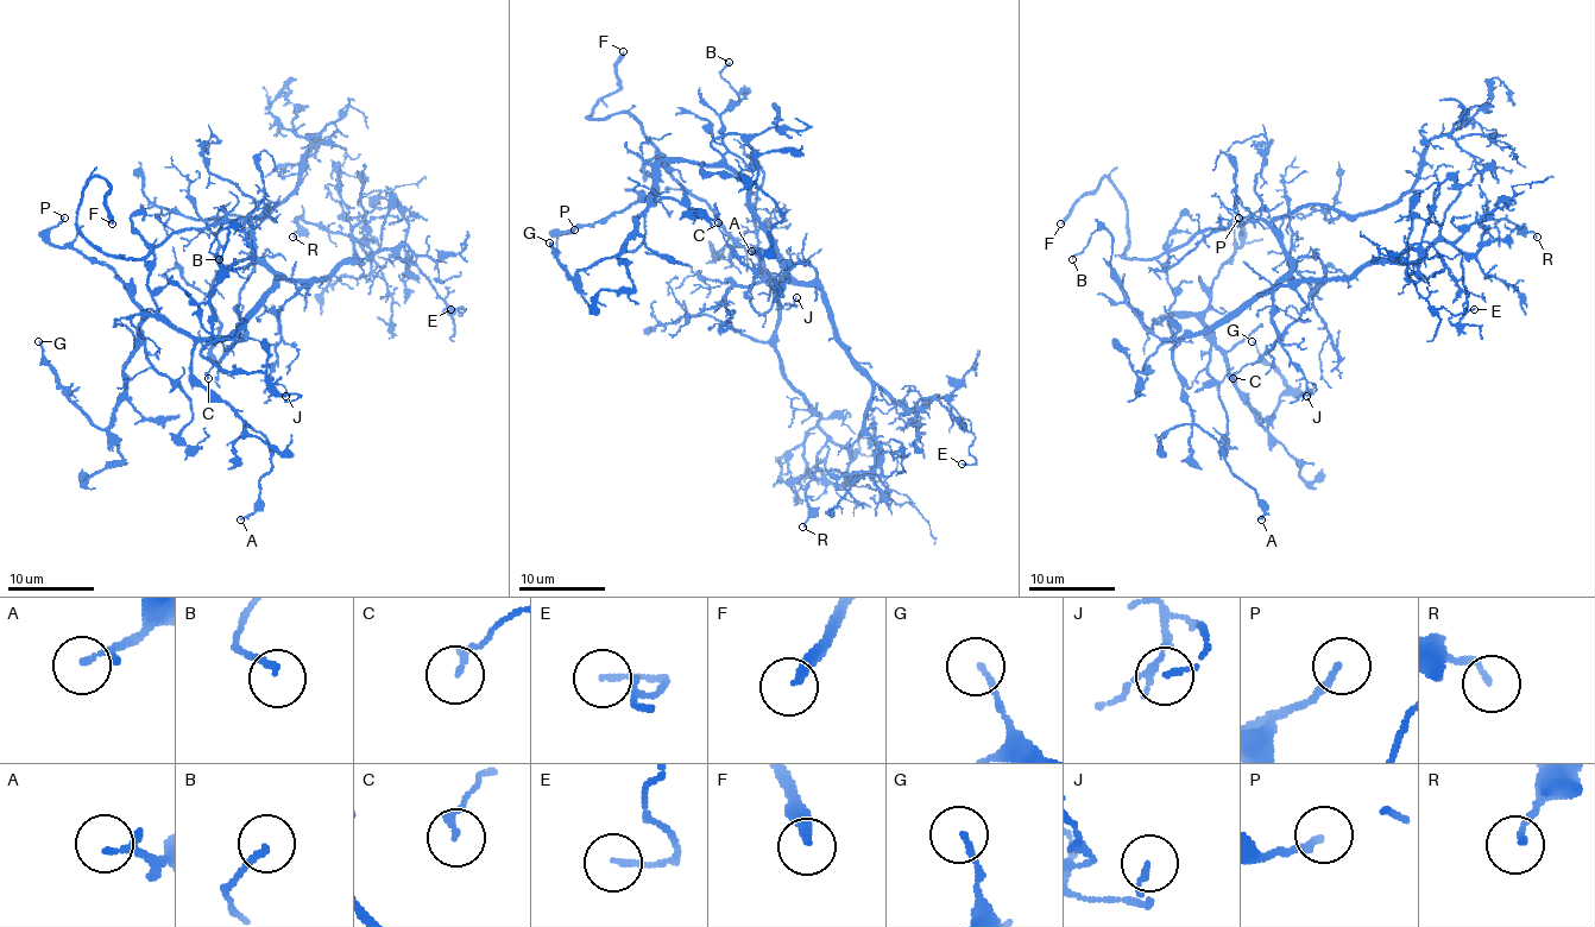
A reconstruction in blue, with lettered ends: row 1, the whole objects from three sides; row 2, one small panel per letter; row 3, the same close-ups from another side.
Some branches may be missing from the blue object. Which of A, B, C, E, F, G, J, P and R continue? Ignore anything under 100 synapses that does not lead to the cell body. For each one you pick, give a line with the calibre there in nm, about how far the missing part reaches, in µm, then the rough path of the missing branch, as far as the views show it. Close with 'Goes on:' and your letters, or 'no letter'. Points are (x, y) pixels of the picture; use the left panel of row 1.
F: 280 nm | 30 µm | (112, 224), (117, 257), (145, 283), (188, 278), (216, 254), (225, 252), (238, 252), (256, 270)
Goes on: F

